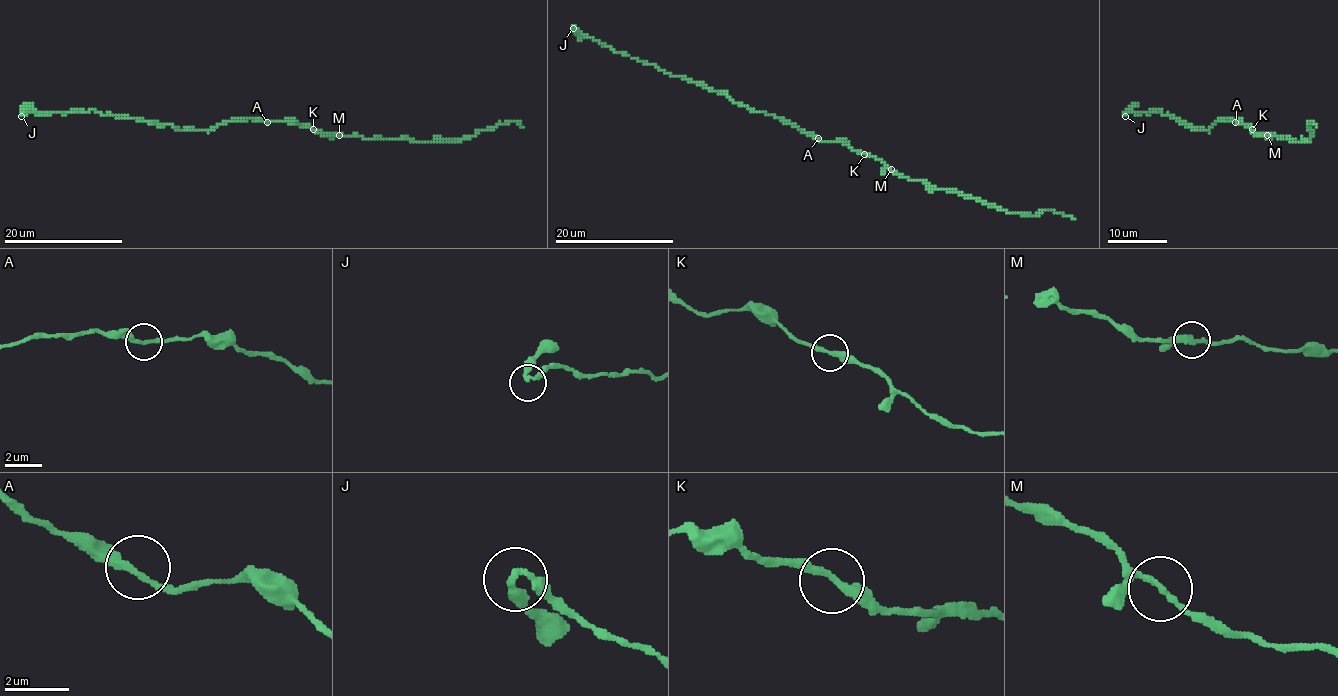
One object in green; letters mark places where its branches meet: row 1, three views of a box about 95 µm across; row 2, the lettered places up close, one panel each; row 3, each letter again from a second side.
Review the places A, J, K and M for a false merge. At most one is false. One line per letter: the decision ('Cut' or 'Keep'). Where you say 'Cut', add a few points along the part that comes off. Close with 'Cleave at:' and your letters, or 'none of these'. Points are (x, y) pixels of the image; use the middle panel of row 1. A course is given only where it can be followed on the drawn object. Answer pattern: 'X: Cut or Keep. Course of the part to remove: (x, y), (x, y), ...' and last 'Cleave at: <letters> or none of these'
A: Keep
J: Keep
K: Keep
M: Keep
Cleave at: none of these

